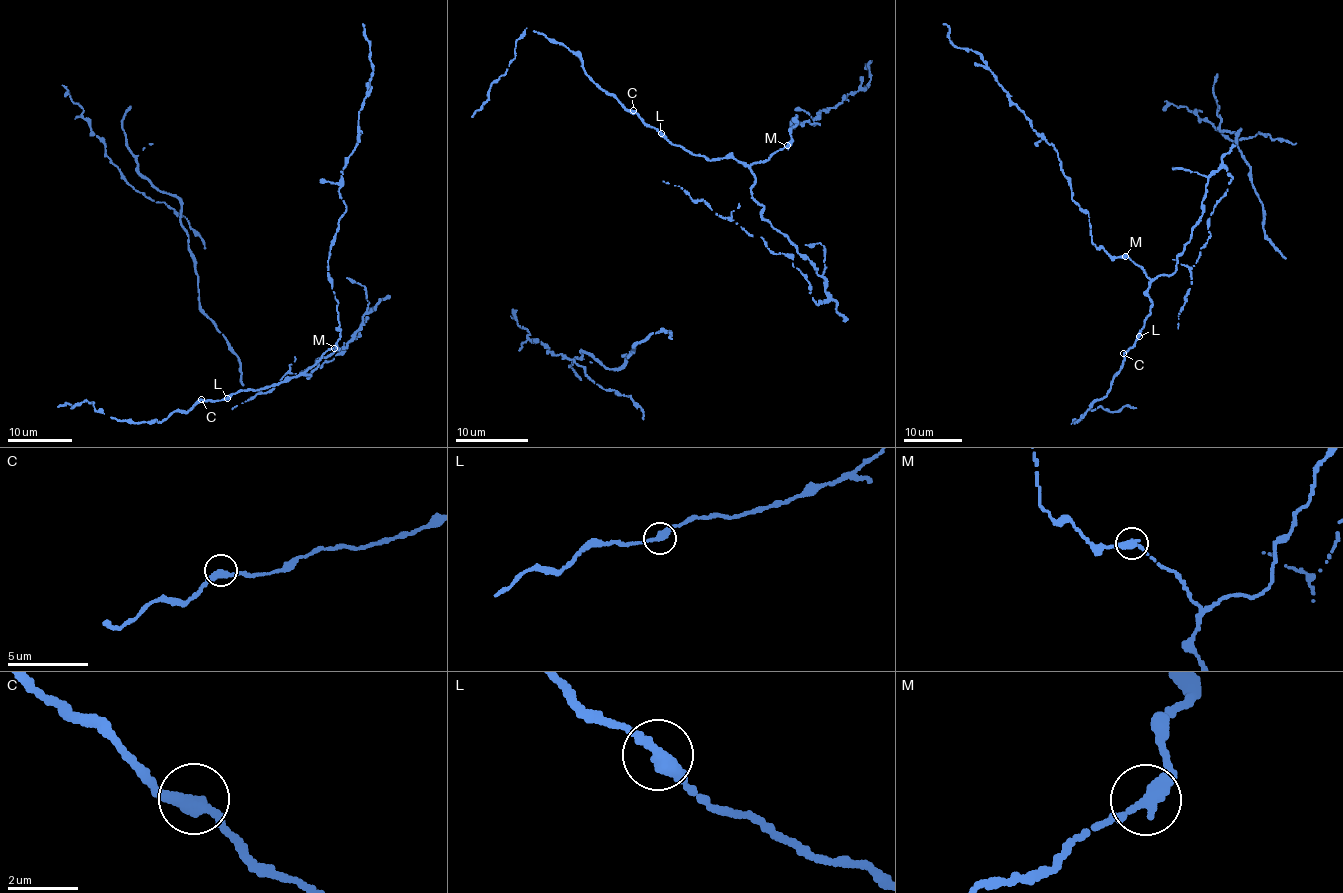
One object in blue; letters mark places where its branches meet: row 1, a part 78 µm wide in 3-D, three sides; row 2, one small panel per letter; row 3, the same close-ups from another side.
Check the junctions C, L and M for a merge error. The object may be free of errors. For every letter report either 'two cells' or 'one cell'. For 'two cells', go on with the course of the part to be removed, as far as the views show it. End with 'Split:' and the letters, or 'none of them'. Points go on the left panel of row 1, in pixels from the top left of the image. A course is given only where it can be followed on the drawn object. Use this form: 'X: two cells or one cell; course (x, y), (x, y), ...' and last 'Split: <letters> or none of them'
C: one cell
L: one cell
M: two cells; course (334, 348), (339, 302), (329, 258), (345, 211), (342, 169), (357, 143), (374, 69), (363, 24)
Split: M

